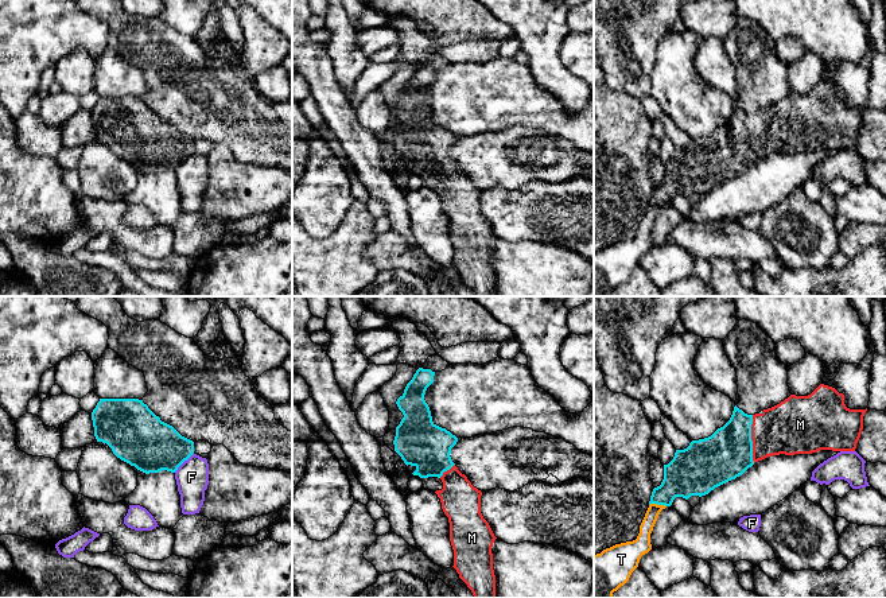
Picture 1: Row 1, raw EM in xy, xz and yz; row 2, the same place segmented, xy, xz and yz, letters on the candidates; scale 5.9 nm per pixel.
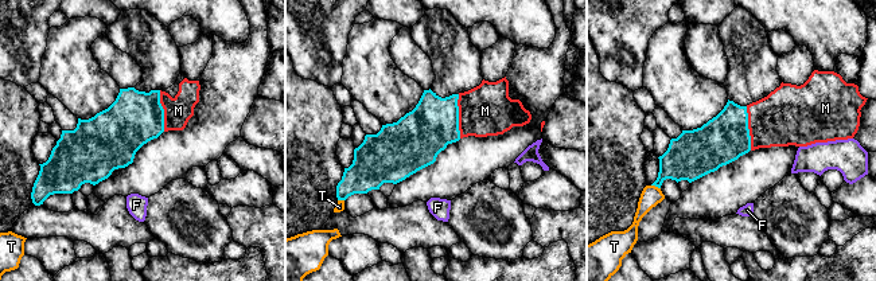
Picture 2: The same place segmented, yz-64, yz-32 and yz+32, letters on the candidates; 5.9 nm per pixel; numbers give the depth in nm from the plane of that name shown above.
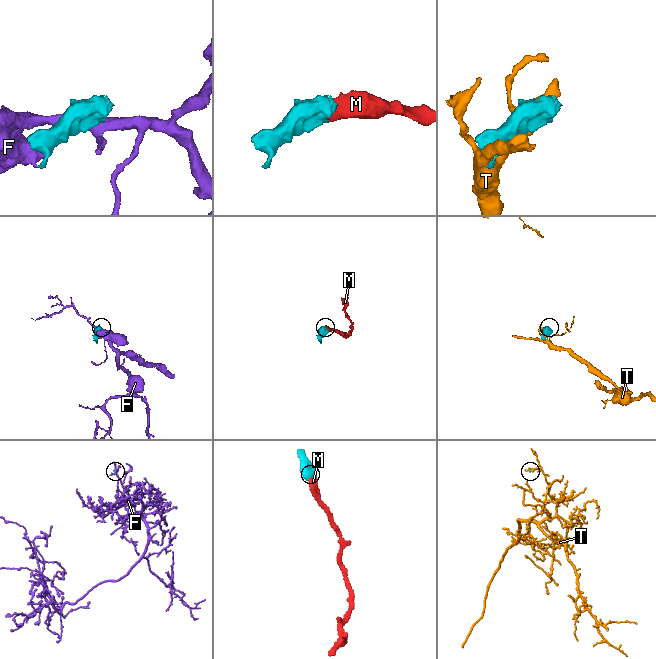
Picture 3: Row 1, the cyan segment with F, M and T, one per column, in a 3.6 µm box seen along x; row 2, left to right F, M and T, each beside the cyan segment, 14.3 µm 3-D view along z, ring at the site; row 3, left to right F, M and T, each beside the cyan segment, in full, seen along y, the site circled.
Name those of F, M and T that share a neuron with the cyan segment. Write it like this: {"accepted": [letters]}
{"accepted": ["M"]}

